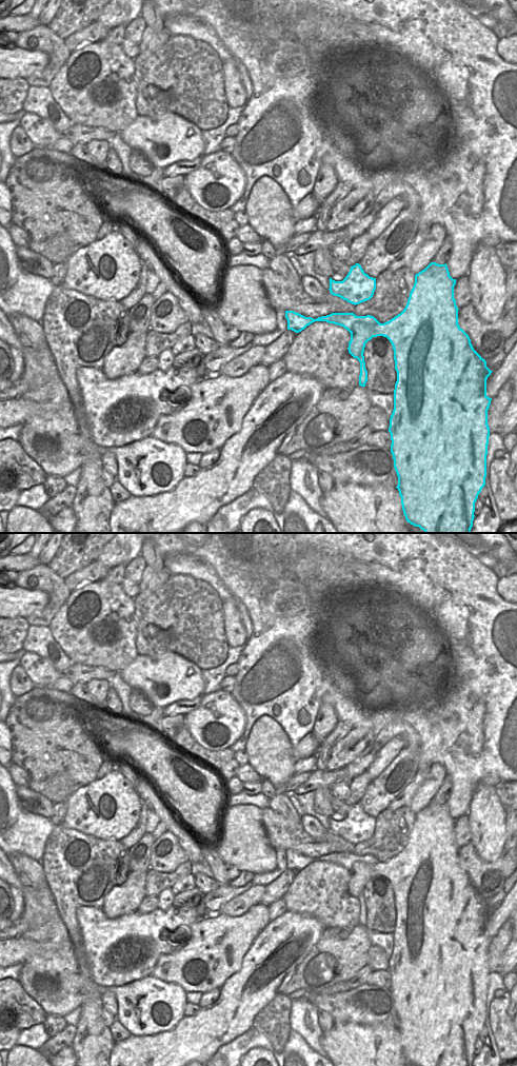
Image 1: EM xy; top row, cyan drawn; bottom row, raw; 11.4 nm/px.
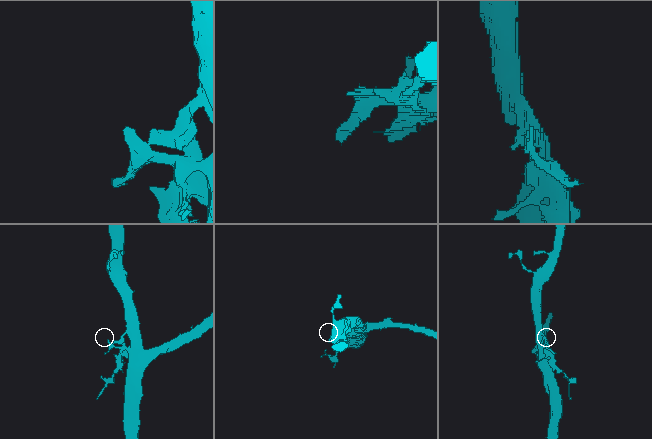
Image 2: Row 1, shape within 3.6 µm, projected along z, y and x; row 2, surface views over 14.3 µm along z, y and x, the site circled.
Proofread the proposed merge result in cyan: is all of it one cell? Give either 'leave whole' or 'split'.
split

